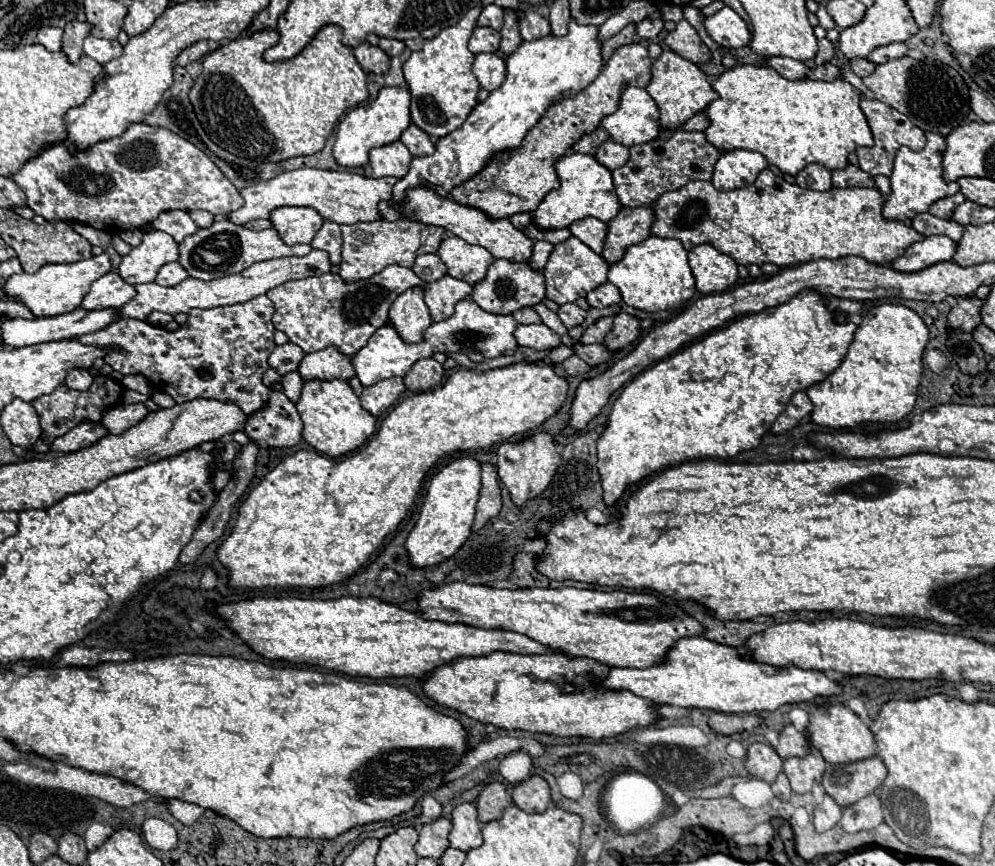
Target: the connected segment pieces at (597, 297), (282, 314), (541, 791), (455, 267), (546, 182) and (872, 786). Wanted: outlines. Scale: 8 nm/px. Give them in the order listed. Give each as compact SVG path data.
M605 282L605 284L597 286L595 290L591 290L585 296L585 300L587 300L589 308L607 308L611 304L621 302L621 292L611 282Z
M399 264L383 268L379 274L345 284L339 274L321 274L303 280L291 280L275 286L267 292L267 298L275 304L275 314L271 322L275 330L287 334L289 342L297 344L305 354L335 346L339 352L353 356L365 346L373 332L389 322L387 310L393 300L409 288L425 288L425 282L411 270Z
M529 776L525 782L519 782L513 788L513 802L523 812L545 812L551 804L549 786L541 776Z
M447 236L441 242L439 258L449 268L449 272L447 272L449 276L459 278L471 286L485 278L487 268L493 262L493 256L483 246L467 244L459 236Z
M639 42L621 46L609 58L609 62L601 68L599 76L577 96L561 100L553 104L543 118L527 132L525 140L517 150L497 154L477 176L463 182L461 186L449 192L451 200L477 208L485 212L491 220L509 218L519 212L533 212L537 210L539 202L545 198L549 190L559 186L559 178L553 170L553 164L583 136L595 130L607 114L613 114L619 106L621 90L625 86L645 88L651 80L651 60L647 48Z
M873 756L851 764L829 764L821 786L841 806L851 806L863 796L873 794L885 780L887 768L881 758Z

